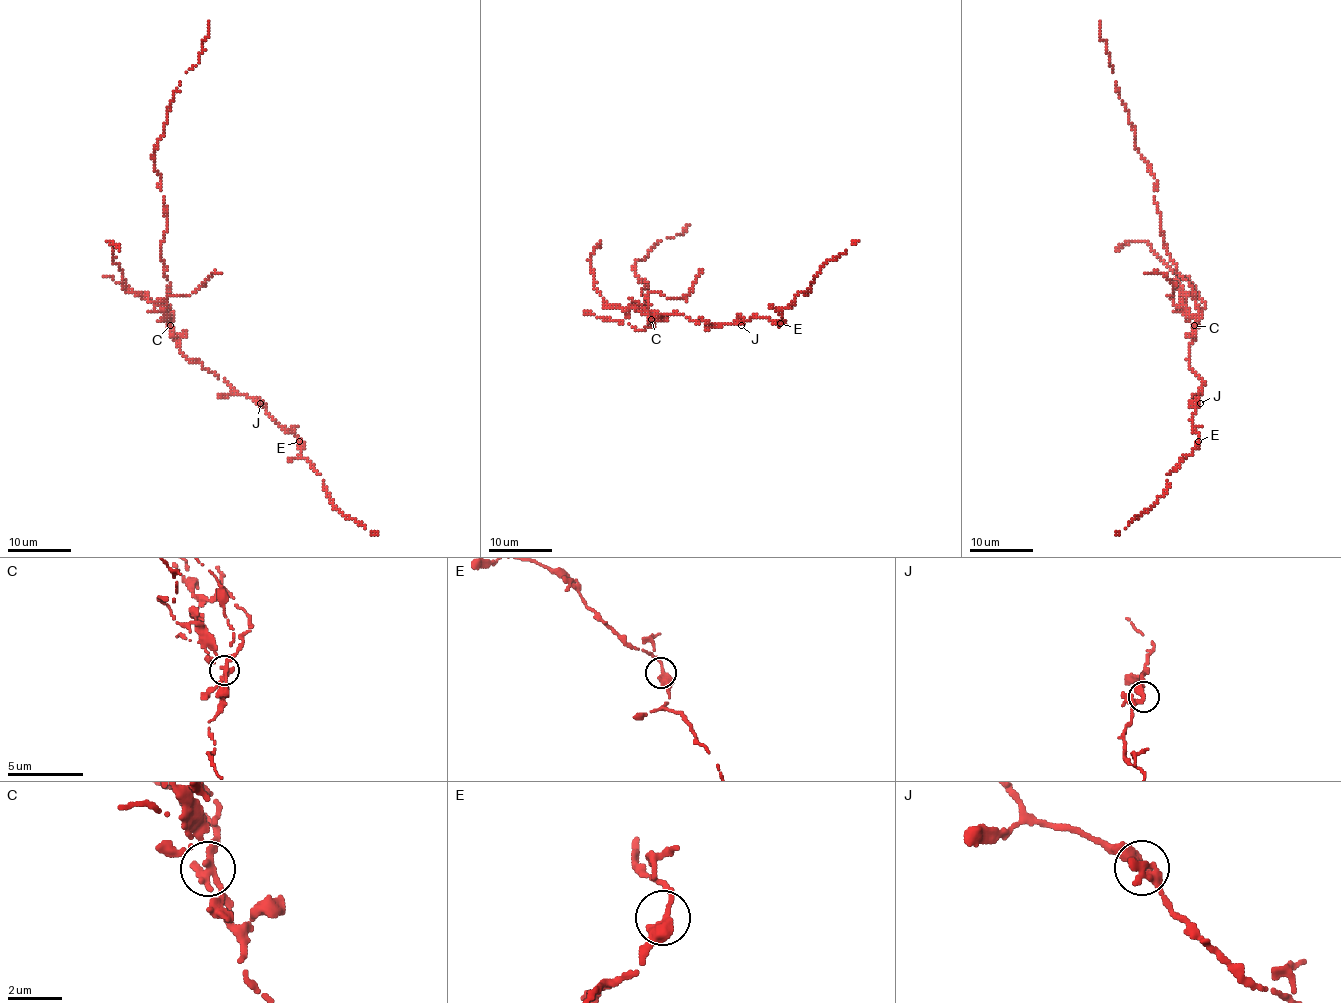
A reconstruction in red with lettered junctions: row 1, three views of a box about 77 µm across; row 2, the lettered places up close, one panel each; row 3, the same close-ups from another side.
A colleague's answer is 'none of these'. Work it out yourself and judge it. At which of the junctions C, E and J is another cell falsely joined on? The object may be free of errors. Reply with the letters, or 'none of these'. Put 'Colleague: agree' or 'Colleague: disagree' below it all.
C
Colleague: disagree

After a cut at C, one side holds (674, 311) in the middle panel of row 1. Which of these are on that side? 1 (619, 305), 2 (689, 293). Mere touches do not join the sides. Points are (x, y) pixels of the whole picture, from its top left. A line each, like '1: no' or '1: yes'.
1: no
2: no

